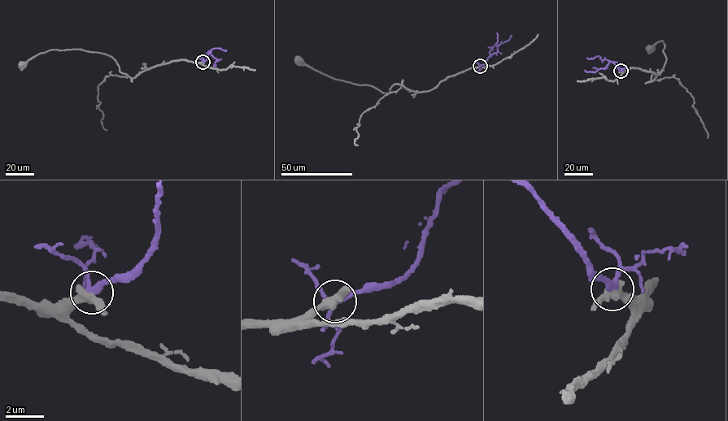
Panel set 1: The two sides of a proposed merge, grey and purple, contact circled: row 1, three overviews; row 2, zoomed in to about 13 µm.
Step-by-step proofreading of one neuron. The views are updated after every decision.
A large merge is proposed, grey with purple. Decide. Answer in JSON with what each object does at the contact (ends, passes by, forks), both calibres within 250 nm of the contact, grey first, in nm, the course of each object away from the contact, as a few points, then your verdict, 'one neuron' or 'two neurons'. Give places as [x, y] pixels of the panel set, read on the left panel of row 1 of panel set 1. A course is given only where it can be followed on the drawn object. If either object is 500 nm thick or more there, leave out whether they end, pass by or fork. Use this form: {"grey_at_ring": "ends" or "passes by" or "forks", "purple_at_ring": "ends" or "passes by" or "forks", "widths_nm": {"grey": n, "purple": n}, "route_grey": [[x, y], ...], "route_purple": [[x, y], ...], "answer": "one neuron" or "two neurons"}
{"grey_at_ring": "passes by", "purple_at_ring": "passes by", "widths_nm": {"grey": 420, "purple": 280}, "route_grey": [[202, 62], [172, 60], [131, 78], [120, 72], [111, 57], [76, 49], [50, 49], [23, 64]], "route_purple": [[202, 62], [212, 49], [226, 49]], "answer": "one neuron"}

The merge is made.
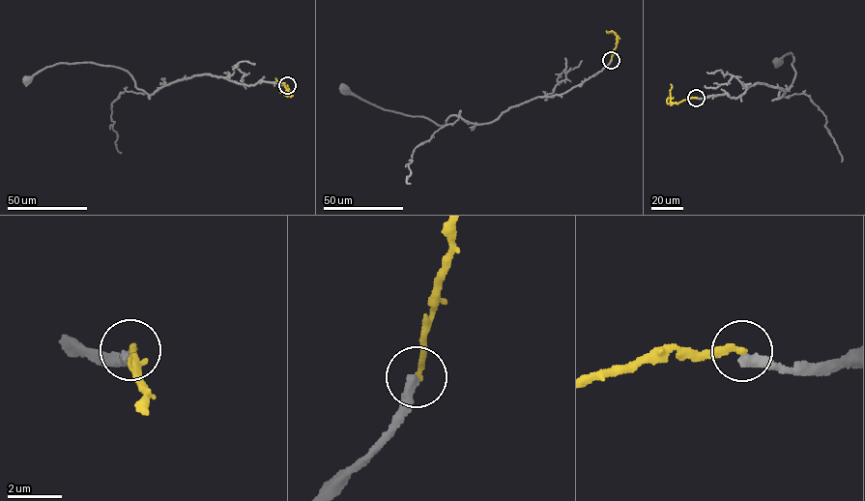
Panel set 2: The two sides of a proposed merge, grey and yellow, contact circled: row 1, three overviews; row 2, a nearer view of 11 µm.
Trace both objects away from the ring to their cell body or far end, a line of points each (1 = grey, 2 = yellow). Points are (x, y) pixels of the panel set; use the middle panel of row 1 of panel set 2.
1: (611, 60), (563, 93), (511, 106), (487, 123), (453, 115), (438, 125), (383, 109), (345, 89)
2: (611, 60), (618, 37), (606, 30)

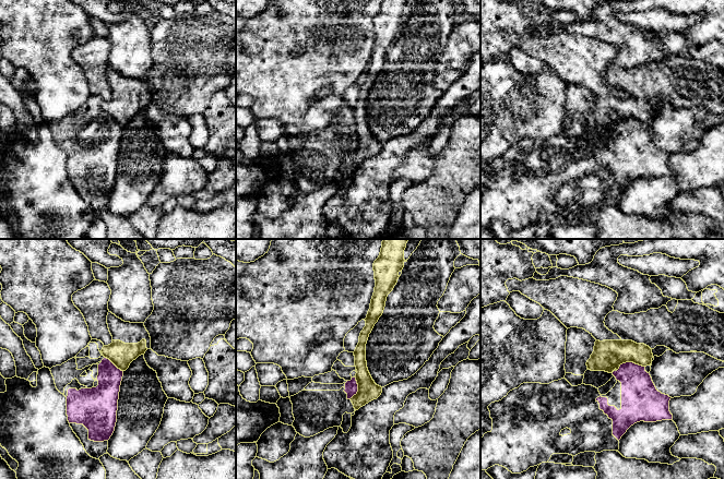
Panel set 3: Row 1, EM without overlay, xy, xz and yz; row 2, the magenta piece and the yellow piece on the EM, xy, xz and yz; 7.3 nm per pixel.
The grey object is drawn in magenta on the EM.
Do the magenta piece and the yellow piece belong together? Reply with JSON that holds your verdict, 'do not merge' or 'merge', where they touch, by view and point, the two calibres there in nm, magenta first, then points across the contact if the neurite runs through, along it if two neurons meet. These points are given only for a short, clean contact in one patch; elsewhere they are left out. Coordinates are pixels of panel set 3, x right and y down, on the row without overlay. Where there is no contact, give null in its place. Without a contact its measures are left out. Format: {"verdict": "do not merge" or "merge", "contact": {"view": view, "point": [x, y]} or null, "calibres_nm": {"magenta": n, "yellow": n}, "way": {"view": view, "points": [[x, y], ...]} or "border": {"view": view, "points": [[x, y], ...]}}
{"verdict": "do not merge", "contact": {"view": "yz", "point": [630, 118]}, "calibres_nm": {"magenta": 280, "yellow": 220}, "border": {"view": "yz", "points": [[644, 122], [638, 119], [624, 118], [617, 126]]}}

